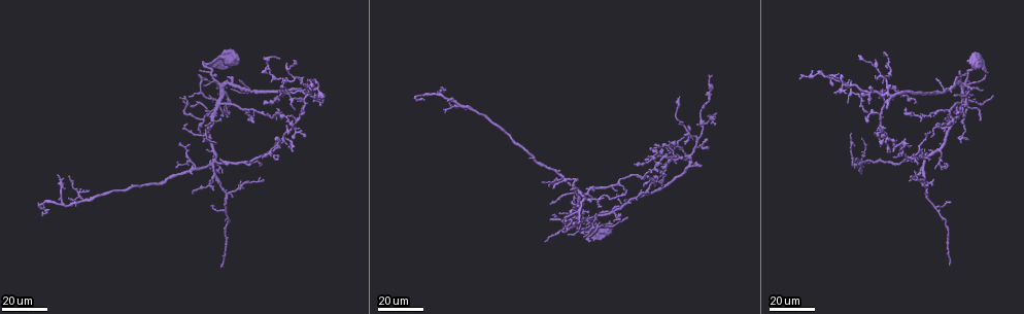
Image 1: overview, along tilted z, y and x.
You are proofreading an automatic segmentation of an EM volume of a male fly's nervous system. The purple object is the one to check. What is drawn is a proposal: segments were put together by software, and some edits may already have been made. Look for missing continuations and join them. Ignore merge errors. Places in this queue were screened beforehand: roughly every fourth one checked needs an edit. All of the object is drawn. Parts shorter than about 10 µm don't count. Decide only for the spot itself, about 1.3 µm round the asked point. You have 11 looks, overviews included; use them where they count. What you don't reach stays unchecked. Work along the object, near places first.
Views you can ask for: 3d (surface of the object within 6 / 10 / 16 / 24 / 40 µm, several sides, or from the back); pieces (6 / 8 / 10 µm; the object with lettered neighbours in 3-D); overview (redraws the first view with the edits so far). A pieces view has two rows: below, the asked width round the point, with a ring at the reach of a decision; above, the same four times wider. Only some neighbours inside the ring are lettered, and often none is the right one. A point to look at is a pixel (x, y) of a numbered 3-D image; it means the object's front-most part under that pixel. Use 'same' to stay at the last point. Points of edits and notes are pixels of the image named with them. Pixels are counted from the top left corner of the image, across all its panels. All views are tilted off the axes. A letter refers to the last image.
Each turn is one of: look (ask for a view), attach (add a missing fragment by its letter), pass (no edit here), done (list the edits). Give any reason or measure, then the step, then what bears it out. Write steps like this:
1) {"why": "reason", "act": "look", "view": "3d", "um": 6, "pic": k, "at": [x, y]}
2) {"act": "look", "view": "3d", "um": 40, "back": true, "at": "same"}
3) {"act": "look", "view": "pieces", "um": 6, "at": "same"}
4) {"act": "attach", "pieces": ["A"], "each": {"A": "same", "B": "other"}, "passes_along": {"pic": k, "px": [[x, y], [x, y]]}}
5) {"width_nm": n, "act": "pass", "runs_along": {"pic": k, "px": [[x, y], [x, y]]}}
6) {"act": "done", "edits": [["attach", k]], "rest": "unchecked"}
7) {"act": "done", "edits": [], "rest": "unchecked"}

{"act": "look", "view": "3d", "um": 40, "pic": 1, "at": [320, 105]}

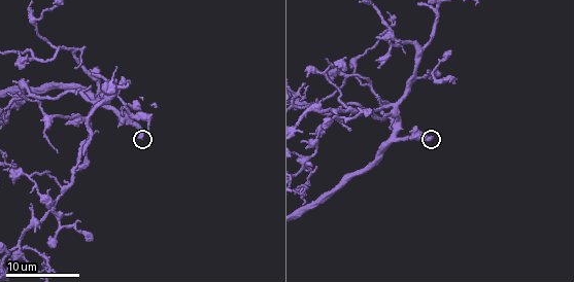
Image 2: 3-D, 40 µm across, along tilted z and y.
{"act": "look", "view": "pieces", "um": 10, "pic": 2, "at": [430, 138]}

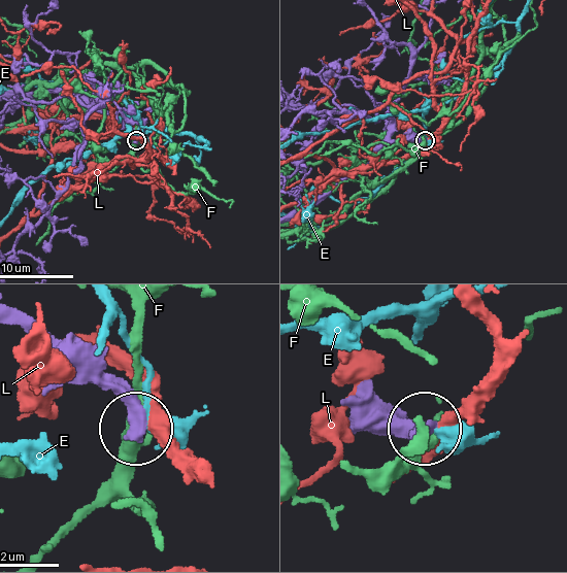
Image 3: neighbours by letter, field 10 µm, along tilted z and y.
{"width_nm": 450, "act": "pass", "each": {"E": "other", "F": "other", "L": "other"}, "found": "none of them fits"}

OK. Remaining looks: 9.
{"why": "tapers out", "act": "look", "view": "3d", "um": 10, "pic": 2, "at": [377, 67]}

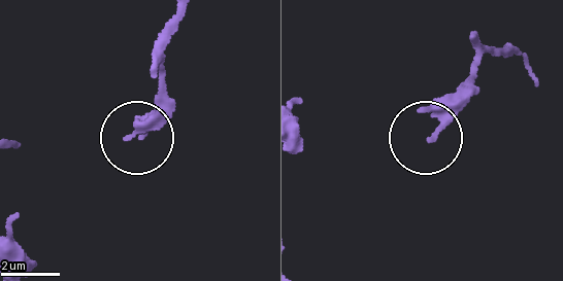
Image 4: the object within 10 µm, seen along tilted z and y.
{"why": "what lies round it", "act": "look", "view": "pieces", "um": 8, "pic": 4, "at": [435, 138]}

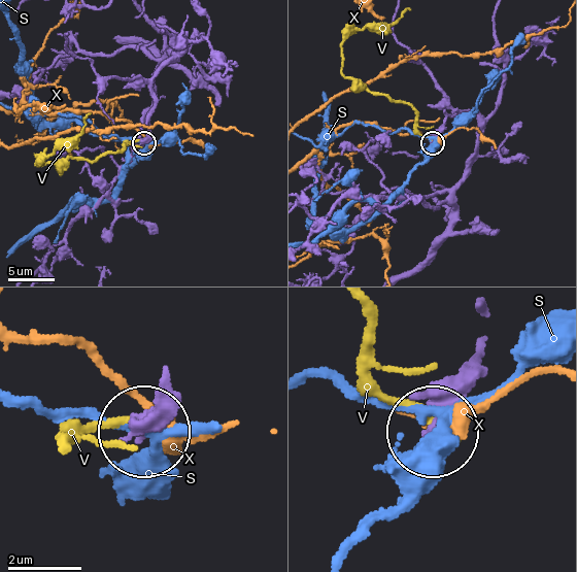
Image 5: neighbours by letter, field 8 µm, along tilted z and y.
{"width_nm": 190, "act": "pass", "each": {"S": "other", "V": "other", "X": "other"}, "found": "no lettered fragment goes on from it"}

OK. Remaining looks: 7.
{"why": "branch stops here", "act": "look", "view": "pieces", "um": 10, "pic": 2, "at": [92, 75]}

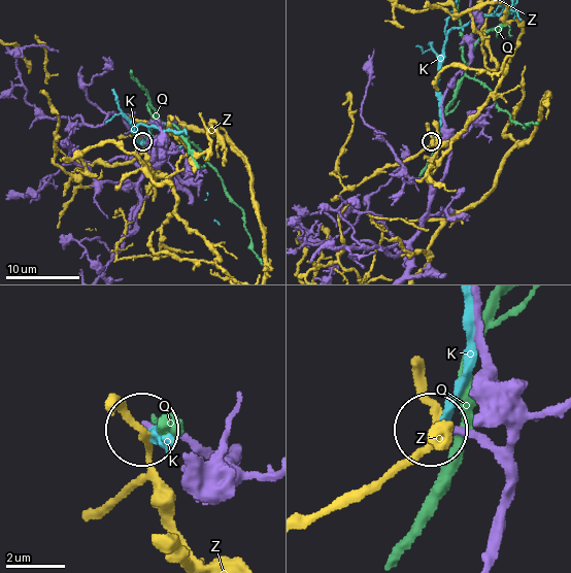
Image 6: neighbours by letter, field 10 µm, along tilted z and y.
{"act": "pass", "each": {"K": "other", "Q": "other", "Z": "other"}, "found": "no lettered fragment goes on from it"}

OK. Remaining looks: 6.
{"why": "end of a long branch", "act": "look", "view": "3d", "um": 40, "pic": 1, "at": [185, 125]}

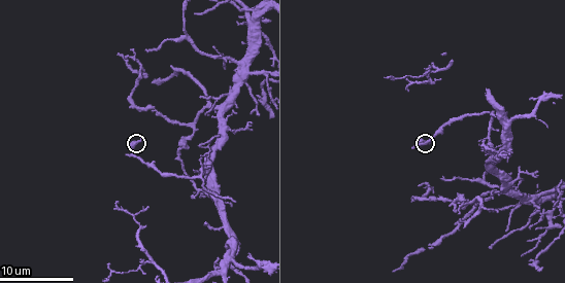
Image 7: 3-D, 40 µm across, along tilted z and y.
{"why": "see the neighbours", "act": "look", "view": "pieces", "um": 10, "pic": 7, "at": [141, 139]}

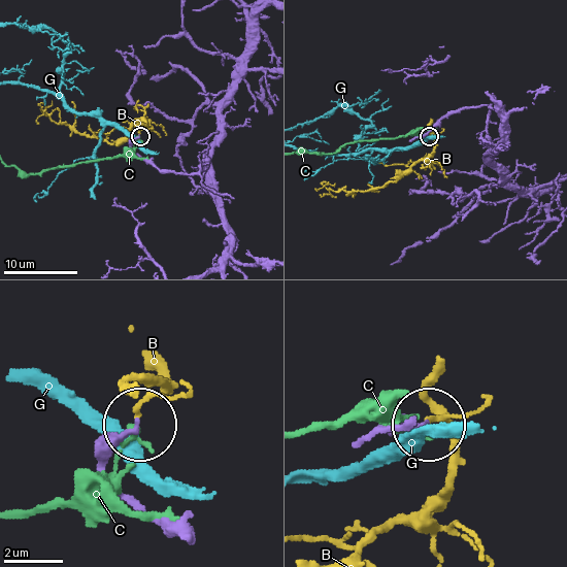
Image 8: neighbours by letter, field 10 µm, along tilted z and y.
{"width_nm": 170, "act": "pass", "each": {"B": "other", "C": "other", "G": "other"}, "found": "no lettered fragment goes on from it"}

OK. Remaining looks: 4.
{"why": "free end", "act": "look", "view": "pieces", "um": 8, "pic": 7, "at": [119, 53]}

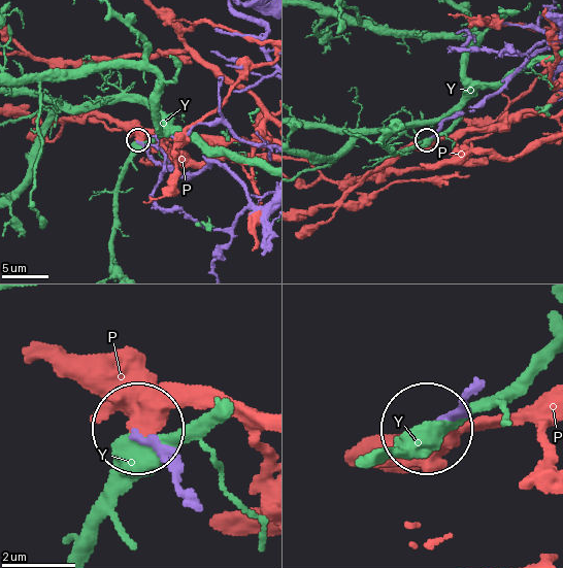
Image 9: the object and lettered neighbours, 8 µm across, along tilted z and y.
{"act": "pass", "each": {"P": "other", "Y": "other"}, "found": "none of them fits"}

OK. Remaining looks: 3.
{"act": "done", "edits": [], "rest": "unchecked"}

